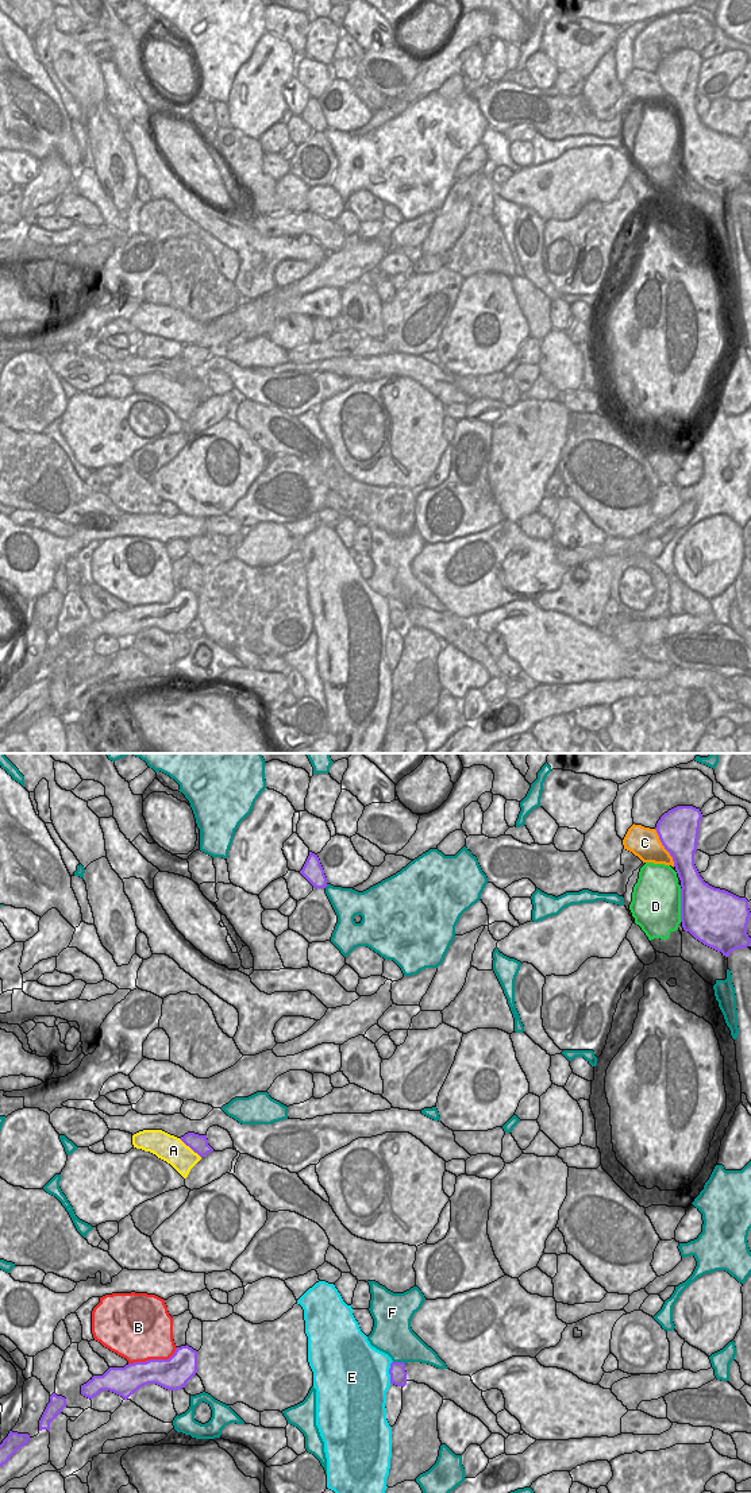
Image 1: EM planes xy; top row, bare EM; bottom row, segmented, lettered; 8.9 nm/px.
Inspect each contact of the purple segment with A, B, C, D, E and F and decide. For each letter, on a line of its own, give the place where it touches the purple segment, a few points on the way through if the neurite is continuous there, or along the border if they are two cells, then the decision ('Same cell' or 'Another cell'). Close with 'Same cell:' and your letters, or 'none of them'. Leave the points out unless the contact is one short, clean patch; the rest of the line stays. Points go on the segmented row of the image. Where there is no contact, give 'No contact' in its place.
A: Touches purple at xy (189, 1146). Another cell
B: Touches purple at xy (153, 1360). Another cell
C: Touches purple at xy (665, 848). Another cell
D: Touches purple at xy (681, 905). Another cell
E: Touches purple at xy (389, 1372). Another cell
F: Touches purple at xy (399, 1362). Another cell
Same cell: none of them.

